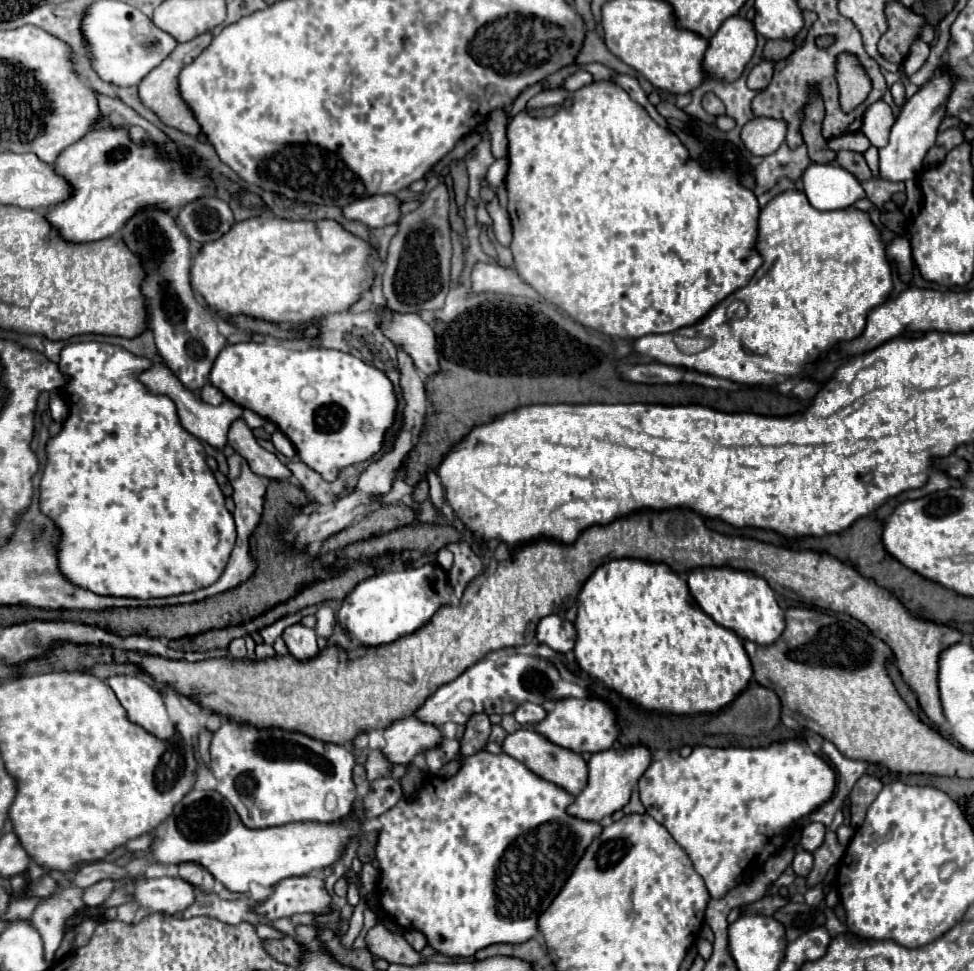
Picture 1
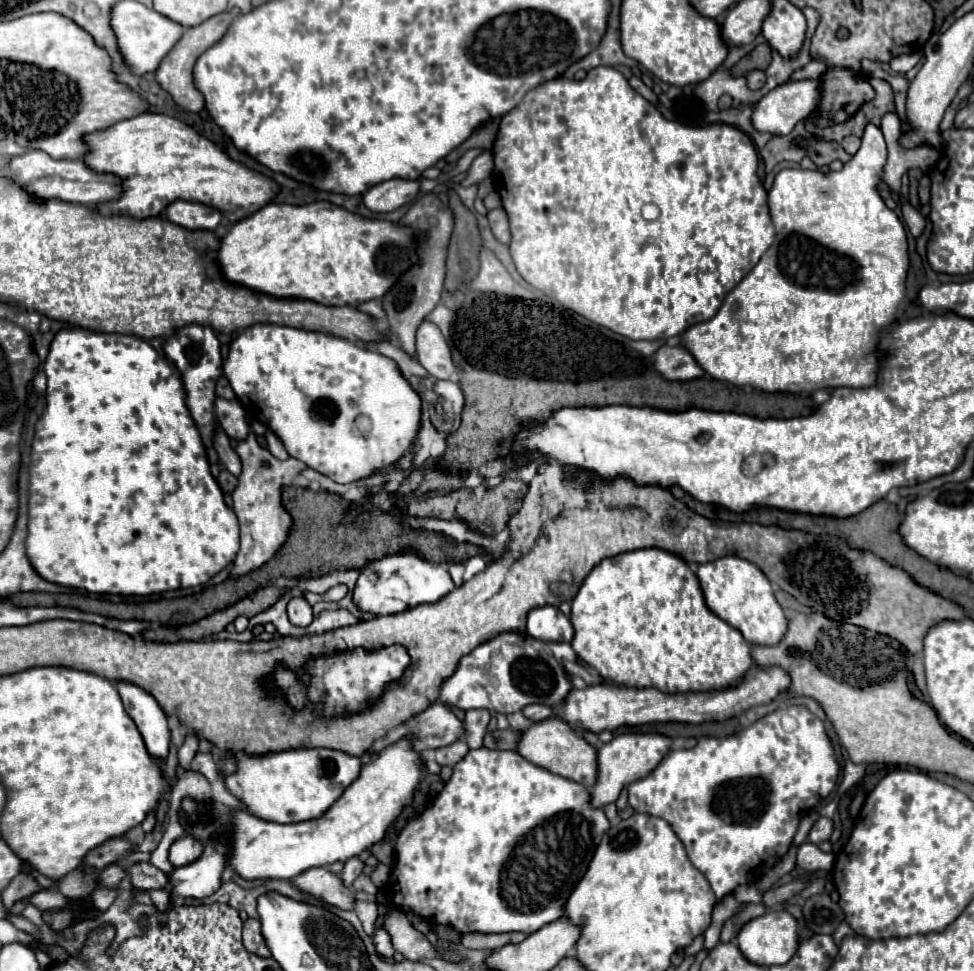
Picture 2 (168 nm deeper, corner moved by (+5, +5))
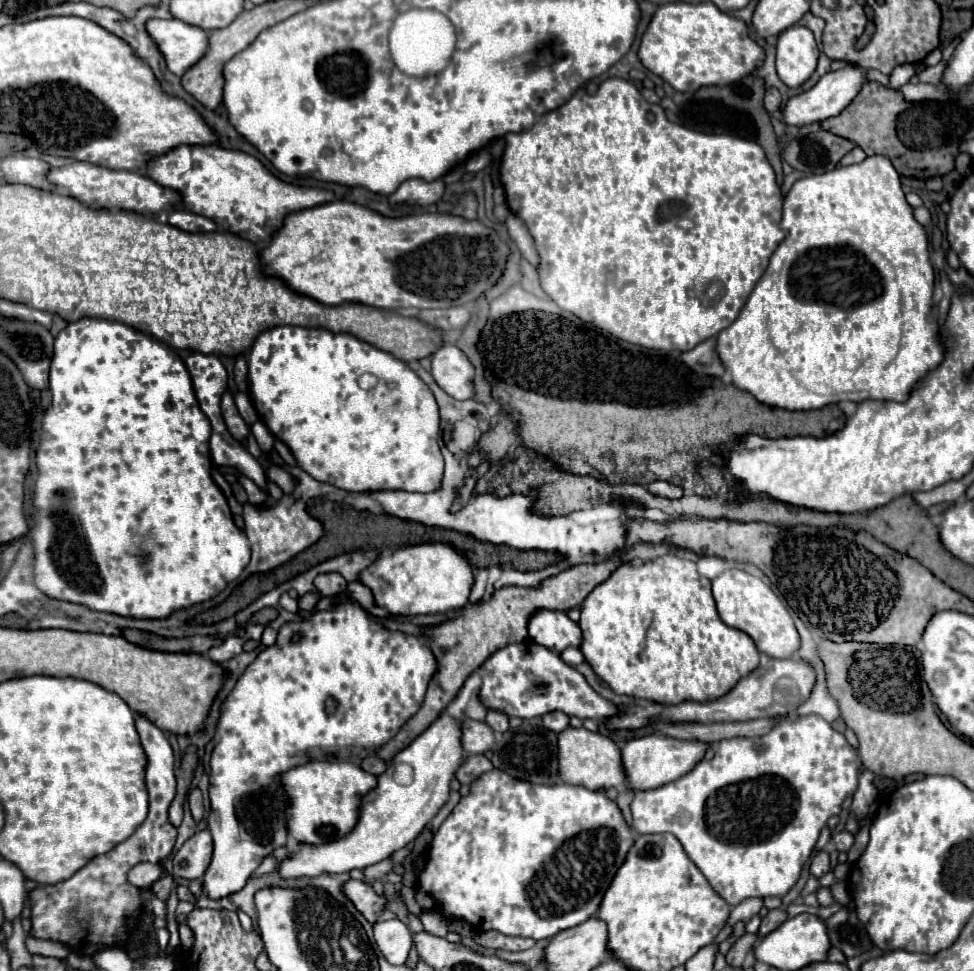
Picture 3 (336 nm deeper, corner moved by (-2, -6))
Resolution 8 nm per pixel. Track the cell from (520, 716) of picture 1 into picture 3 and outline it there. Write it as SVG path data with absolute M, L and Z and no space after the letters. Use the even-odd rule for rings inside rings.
M560 711L546 713L542 719L544 719L544 727L554 731L554 733L562 733L568 727L568 721L570 721L570 717L566 713L560 713Z

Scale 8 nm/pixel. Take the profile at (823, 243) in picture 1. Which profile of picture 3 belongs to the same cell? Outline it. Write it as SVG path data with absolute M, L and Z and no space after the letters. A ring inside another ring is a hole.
M874 155L874 157L866 157L858 165L836 167L822 175L798 179L784 199L784 215L780 227L786 231L786 237L772 255L766 273L756 283L738 319L716 337L720 359L724 367L732 371L732 383L752 393L760 403L780 409L792 409L792 411L820 409L838 401L866 401L866 399L896 401L896 403L908 401L912 389L944 361L946 347L942 343L938 323L930 321L934 311L934 269L928 251L928 235L926 229L914 219L914 209L906 201L900 175L896 173L894 165L886 157Z

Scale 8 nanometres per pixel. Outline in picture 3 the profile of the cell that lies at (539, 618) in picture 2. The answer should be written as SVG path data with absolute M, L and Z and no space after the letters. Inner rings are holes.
M538 609L528 619L528 637L538 645L554 651L564 651L570 645L582 643L582 631L564 611Z

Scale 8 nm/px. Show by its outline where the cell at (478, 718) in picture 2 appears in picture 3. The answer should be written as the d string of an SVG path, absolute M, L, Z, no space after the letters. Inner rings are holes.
M494 709L488 711L486 723L488 723L496 733L504 733L504 731L510 727L510 725L508 725L508 715L506 715L506 713L496 713Z

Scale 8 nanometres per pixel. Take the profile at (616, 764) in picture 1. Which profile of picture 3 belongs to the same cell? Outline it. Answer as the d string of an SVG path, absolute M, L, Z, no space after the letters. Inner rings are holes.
M644 735L640 739L632 739L622 749L622 761L628 775L628 785L632 789L656 789L656 785L666 785L668 781L674 781L676 777L682 777L696 765L696 761L702 761L706 749L710 745L702 741L680 741L674 737L664 735Z

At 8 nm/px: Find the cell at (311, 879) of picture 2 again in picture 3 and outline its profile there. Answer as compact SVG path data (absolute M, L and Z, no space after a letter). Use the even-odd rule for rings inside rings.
M350 879L344 885L344 893L352 899L352 903L356 905L356 909L370 921L376 923L376 919L380 917L380 913L384 911L388 899L384 895L378 895L370 883L366 881L354 881Z

